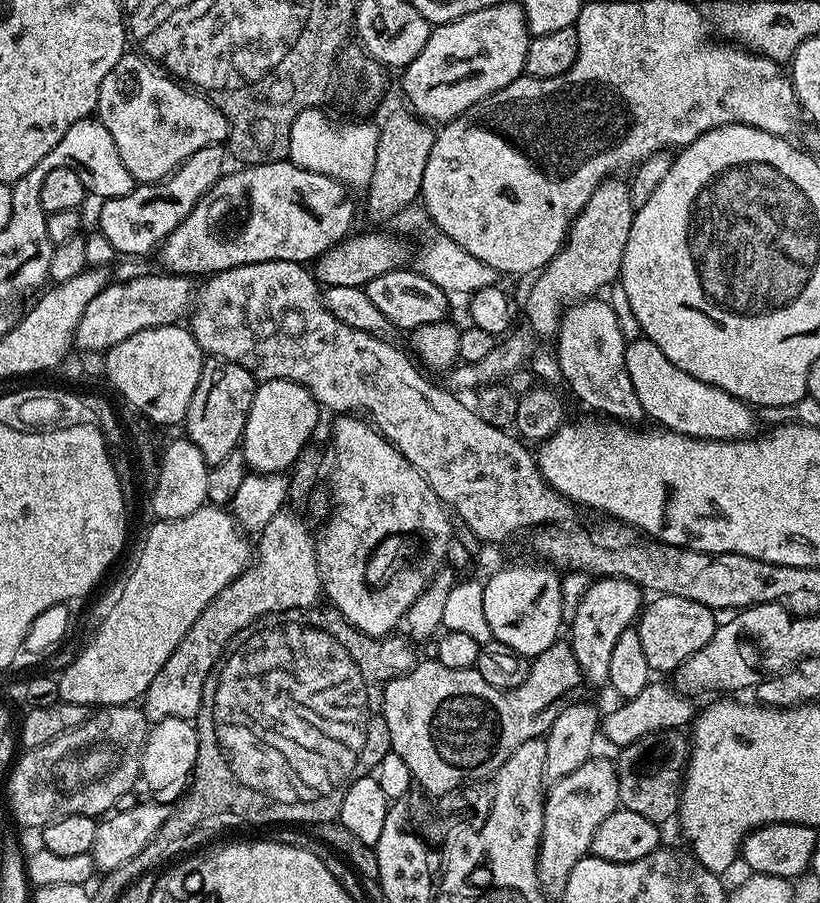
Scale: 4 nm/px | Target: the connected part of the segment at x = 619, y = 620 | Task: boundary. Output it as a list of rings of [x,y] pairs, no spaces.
[[[605,576],[591,581],[582,598],[578,602],[578,610],[570,622],[572,628],[572,653],[580,667],[581,677],[592,684],[607,685],[610,654],[618,637],[625,630],[635,625],[642,611],[642,589],[632,580],[623,580],[617,576]]]

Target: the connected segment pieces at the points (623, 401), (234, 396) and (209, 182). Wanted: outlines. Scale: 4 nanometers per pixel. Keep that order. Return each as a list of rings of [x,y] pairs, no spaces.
[[[588,297],[569,305],[560,319],[554,351],[559,358],[564,384],[584,405],[619,423],[638,424],[645,419],[642,404],[626,371],[625,346],[615,310],[601,297]]]
[[[208,356],[205,359],[182,428],[188,431],[185,432],[186,439],[202,450],[202,458],[209,466],[222,462],[222,458],[239,449],[240,441],[244,438],[244,423],[250,402],[254,402],[257,387],[256,377],[250,370],[238,366],[238,362],[230,362],[220,356]]]
[[[211,144],[198,154],[190,154],[172,175],[158,184],[137,184],[130,194],[110,196],[100,208],[98,230],[110,238],[110,246],[120,256],[143,256],[155,253],[164,240],[184,221],[186,214],[198,206],[198,202],[225,175],[224,156],[226,152],[219,144]]]

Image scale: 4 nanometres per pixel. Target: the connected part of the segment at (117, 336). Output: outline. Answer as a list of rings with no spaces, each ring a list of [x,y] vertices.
[[[153,274],[108,283],[94,298],[90,298],[90,306],[86,306],[80,315],[74,337],[75,347],[84,352],[103,353],[118,346],[118,342],[126,342],[126,338],[138,334],[138,330],[180,324],[194,303],[192,284],[187,276],[171,274]]]

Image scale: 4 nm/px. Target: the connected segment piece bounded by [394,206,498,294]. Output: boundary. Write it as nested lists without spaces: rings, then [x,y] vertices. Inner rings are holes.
[[[419,207],[403,208],[394,217],[395,224],[397,228],[395,228],[395,231],[397,233],[405,234],[404,232],[413,232],[414,235],[420,236],[420,240],[424,245],[417,252],[415,249],[415,271],[422,273],[426,278],[430,278],[430,282],[434,282],[434,286],[438,286],[444,292],[449,294],[455,294],[455,292],[471,294],[482,290],[486,286],[497,283],[498,274],[490,266],[486,266],[486,262],[474,258],[474,254],[470,254],[470,250],[462,250],[462,246],[458,246],[458,242],[454,242],[445,232],[441,232],[428,219],[427,212],[421,210]]]

